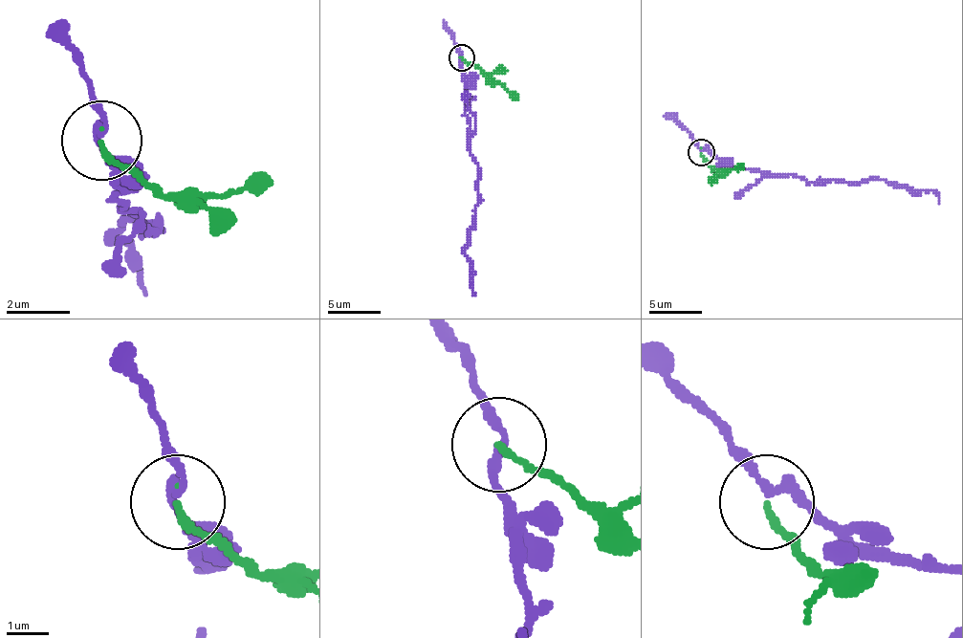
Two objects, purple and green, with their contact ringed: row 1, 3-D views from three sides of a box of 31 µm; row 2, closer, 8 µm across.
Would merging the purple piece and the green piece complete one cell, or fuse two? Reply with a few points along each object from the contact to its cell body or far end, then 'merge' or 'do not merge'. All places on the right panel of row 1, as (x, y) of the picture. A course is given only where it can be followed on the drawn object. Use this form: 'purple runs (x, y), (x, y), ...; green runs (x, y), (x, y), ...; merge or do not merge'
purple runs (701, 150), (711, 150), (735, 166), (796, 174), (809, 182), (886, 180), (912, 190), (931, 190), (939, 204); green runs (701, 153), (716, 169), (737, 169), (743, 164); do not merge

